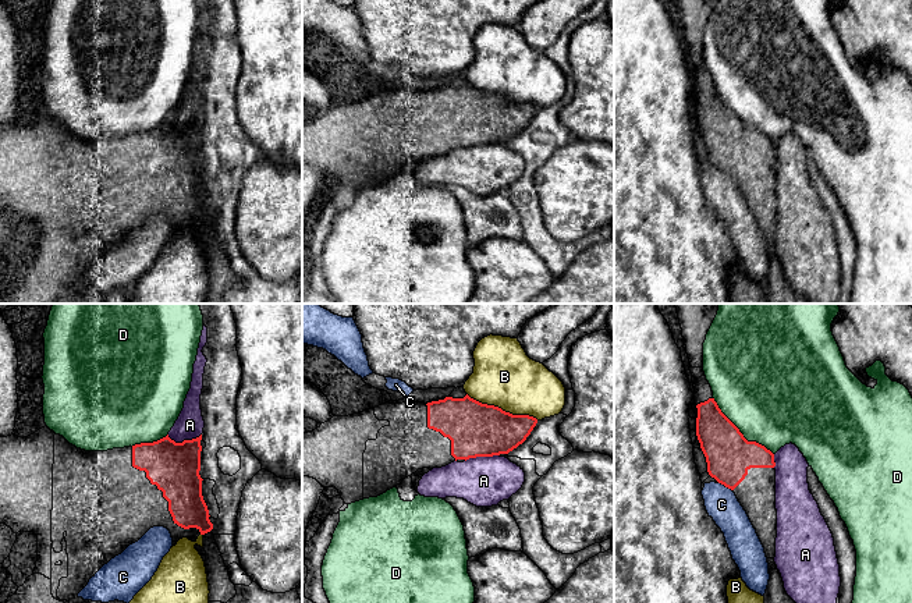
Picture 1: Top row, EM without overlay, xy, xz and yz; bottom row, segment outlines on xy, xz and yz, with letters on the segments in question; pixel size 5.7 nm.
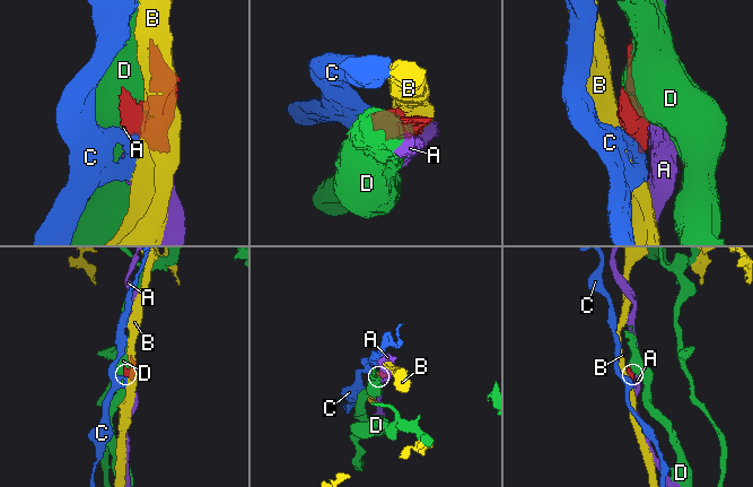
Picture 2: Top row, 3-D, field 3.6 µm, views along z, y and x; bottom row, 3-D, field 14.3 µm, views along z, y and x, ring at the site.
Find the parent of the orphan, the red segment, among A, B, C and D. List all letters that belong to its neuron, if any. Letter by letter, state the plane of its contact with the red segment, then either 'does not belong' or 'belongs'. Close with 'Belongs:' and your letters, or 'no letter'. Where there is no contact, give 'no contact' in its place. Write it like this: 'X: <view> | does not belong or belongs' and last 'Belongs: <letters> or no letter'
A: xy | does not belong
B: xz | does not belong
C: yz | does not belong
D: yz | does not belong
Belongs: no letter

